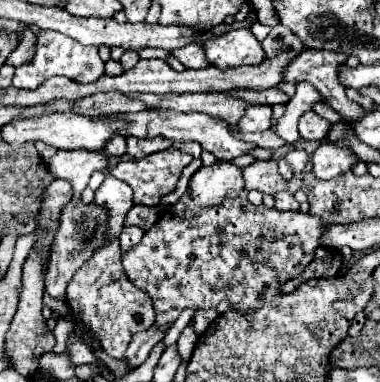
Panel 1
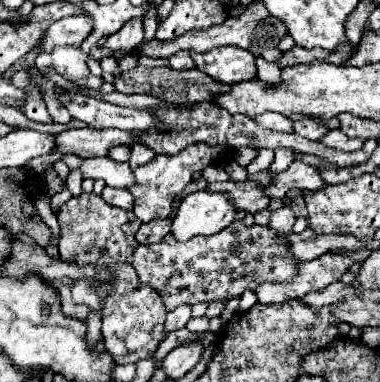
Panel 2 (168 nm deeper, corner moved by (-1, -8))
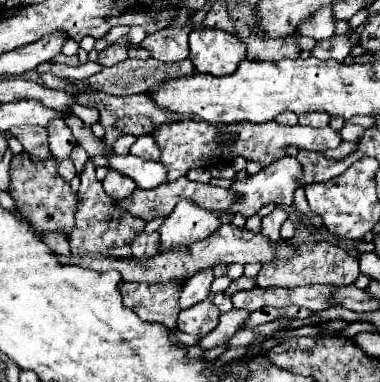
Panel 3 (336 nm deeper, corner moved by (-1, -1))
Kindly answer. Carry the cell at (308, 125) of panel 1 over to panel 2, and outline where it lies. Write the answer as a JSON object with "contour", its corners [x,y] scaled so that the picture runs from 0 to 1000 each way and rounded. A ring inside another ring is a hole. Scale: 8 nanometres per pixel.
{"contour":[[[834,314],[776,319],[771,335],[776,335],[776,351],[787,351],[787,356],[797,356],[808,366],[824,366],[824,372],[839,372],[861,351],[861,335],[845,319],[834,319]]]}

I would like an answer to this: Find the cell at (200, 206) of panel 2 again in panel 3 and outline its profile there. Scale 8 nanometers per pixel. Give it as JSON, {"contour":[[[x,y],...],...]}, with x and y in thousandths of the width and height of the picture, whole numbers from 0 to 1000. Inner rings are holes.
{"contour":[[[471,526],[455,558],[429,579],[418,599],[418,657],[445,657],[461,641],[503,641],[545,626],[576,599],[576,568],[545,547],[508,537],[503,526]]]}

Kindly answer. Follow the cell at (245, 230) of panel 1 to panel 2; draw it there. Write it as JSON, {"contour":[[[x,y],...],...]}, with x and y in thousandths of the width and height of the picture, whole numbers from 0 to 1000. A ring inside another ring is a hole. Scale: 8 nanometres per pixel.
{"contour":[[[618,576],[603,586],[603,597],[587,597],[587,607],[571,607],[566,618],[508,618],[492,634],[461,628],[450,607],[413,639],[371,639],[350,660],[345,696],[361,707],[361,723],[376,743],[392,743],[397,754],[413,759],[413,770],[429,780],[429,796],[439,817],[461,812],[466,801],[508,801],[508,796],[555,796],[555,791],[597,791],[608,780],[629,780],[645,759],[671,764],[682,743],[697,738],[755,738],[766,723],[776,723],[787,686],[766,660],[755,660],[755,628],[734,639],[745,623],[745,607],[724,607],[713,592],[682,592],[661,586],[650,592],[639,576]]]}

